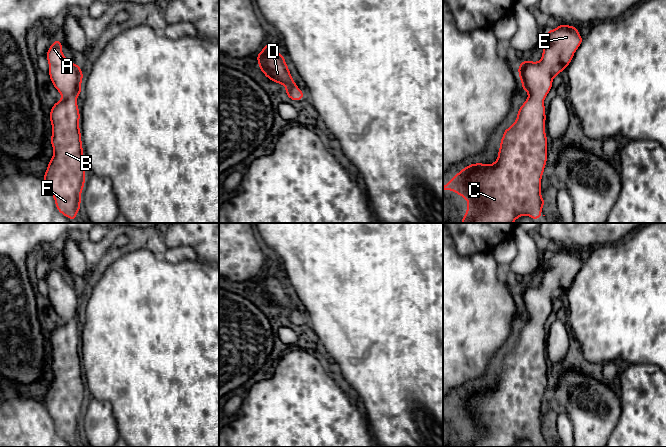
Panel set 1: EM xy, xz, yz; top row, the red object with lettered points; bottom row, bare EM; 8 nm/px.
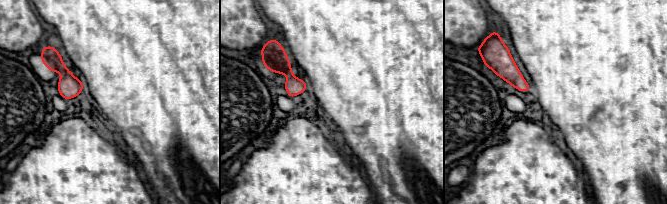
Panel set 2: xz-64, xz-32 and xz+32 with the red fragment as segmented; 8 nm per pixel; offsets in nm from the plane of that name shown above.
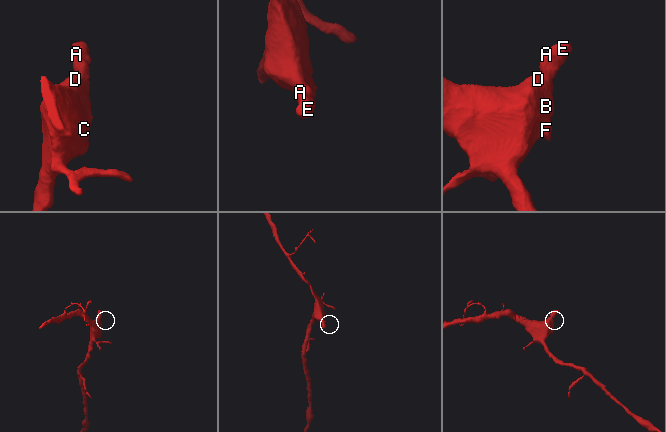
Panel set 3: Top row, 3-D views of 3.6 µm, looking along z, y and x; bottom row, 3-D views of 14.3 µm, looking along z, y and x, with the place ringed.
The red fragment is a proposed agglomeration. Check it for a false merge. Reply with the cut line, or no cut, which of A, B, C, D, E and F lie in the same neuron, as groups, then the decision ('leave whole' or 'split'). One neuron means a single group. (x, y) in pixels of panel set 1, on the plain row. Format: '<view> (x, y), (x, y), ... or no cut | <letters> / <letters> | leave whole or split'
no cut | A B C D E F | leave whole

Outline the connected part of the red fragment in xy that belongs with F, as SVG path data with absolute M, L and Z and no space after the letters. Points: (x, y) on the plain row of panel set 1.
M59 263L54 264L45 280L51 306L62 323L55 326L49 338L52 348L49 365L54 379L42 404L52 417L57 434L75 446L75 439L80 436L81 416L86 404L78 348L80 336L76 324L81 319L83 295L63 279Z

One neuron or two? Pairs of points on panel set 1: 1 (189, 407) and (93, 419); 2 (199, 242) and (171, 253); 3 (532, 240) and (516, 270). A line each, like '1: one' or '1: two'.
1: two
2: two
3: one

